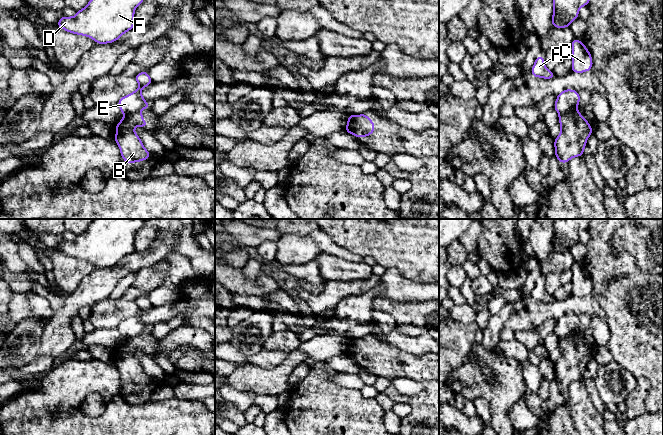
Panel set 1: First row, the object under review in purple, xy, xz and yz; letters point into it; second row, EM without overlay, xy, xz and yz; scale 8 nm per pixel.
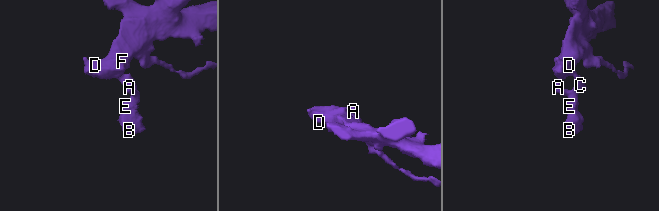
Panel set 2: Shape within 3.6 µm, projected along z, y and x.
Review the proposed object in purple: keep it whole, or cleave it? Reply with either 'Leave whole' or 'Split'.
Split

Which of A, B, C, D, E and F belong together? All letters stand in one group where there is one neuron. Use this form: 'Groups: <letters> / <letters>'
Groups: A C D E F / B

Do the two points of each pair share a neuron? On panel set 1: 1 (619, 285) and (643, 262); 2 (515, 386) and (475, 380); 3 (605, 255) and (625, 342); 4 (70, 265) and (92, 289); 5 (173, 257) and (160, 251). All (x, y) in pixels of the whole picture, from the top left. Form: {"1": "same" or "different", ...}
{"1": "different", "2": "same", "3": "same", "4": "different", "5": "different"}

